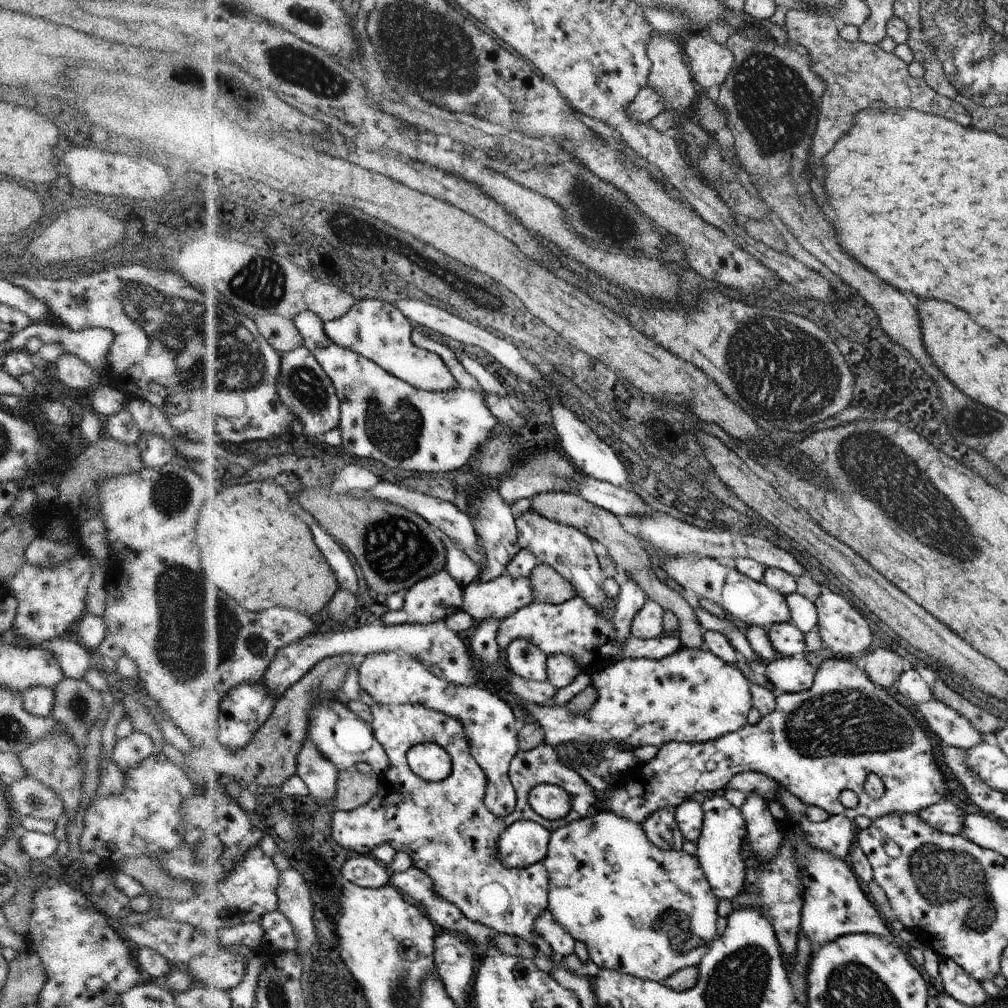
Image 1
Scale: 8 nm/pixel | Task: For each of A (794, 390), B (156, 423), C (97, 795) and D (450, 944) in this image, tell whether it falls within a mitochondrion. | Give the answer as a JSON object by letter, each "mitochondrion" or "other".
{"A":"mitochondrion","B":"other","C":"other","D":"other"}

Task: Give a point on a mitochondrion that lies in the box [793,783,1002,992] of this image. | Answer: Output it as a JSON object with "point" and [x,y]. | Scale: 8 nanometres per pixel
{"point":[942,874]}

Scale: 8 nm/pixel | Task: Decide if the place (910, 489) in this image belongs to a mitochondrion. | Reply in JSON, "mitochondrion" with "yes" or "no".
{"mitochondrion":"yes"}

